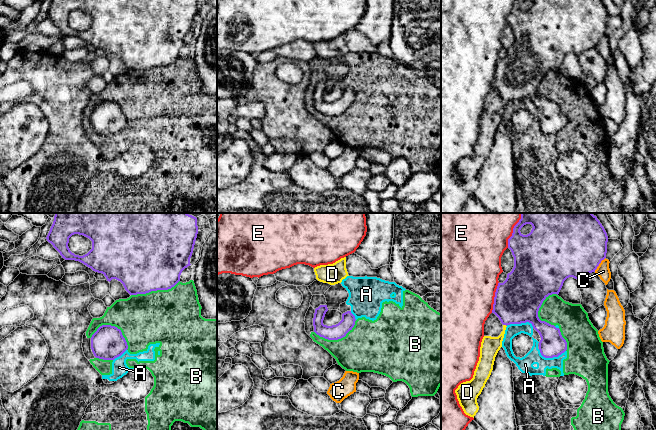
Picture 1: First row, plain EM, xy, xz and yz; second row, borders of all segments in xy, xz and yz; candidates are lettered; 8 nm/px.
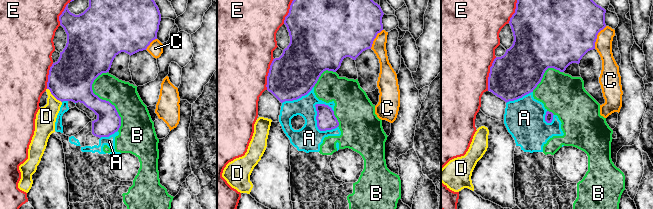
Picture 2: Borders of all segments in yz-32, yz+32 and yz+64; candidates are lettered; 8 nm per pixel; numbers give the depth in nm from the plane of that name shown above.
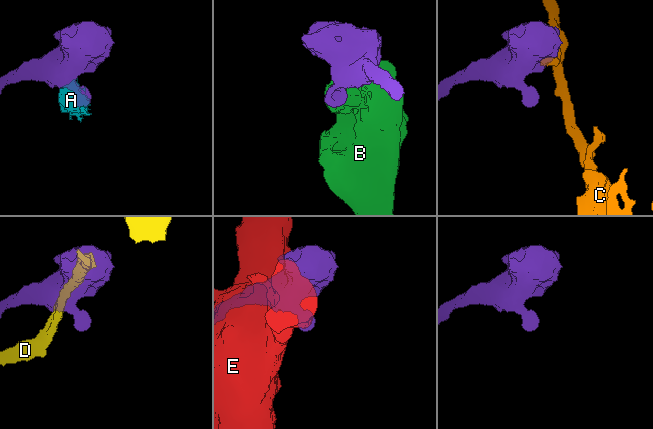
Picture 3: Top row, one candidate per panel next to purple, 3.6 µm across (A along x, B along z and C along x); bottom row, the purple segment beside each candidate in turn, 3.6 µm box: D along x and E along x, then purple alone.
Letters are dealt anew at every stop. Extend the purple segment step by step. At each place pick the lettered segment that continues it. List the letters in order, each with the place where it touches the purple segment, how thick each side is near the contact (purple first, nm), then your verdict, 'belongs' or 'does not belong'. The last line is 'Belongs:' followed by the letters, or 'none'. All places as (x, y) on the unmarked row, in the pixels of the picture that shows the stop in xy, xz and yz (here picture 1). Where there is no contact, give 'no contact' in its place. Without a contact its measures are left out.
A: yz (551, 133) | 200/130 nm | does not belong
B: xy (114, 102) | 260/420 nm | does not belong
C: yz (599, 39) | 440/110 nm | does not belong
D: yz (505, 100) | 380/150 nm | does not belong
E: yz (494, 73) | 380/500 nm | does not belong
Belongs: none

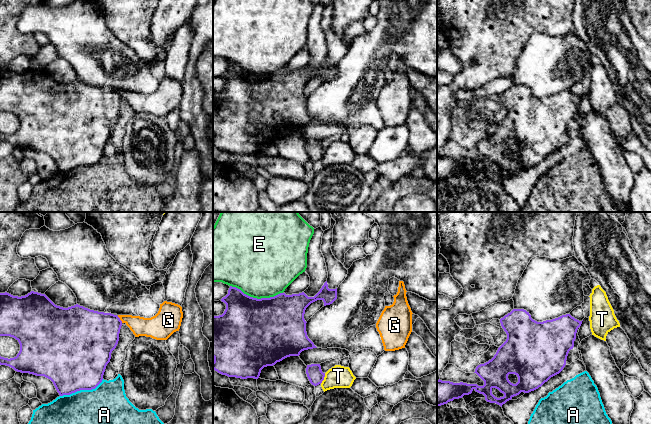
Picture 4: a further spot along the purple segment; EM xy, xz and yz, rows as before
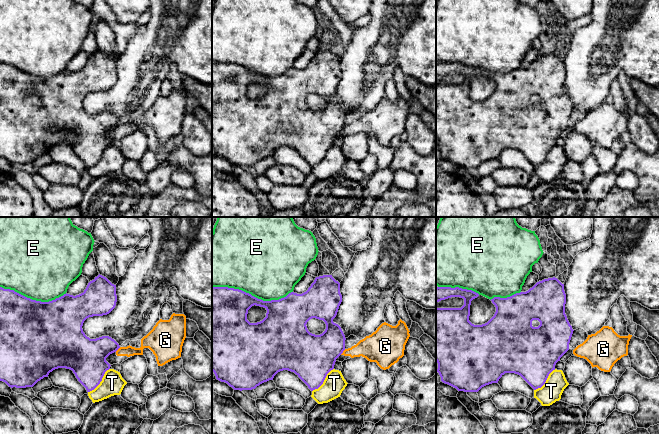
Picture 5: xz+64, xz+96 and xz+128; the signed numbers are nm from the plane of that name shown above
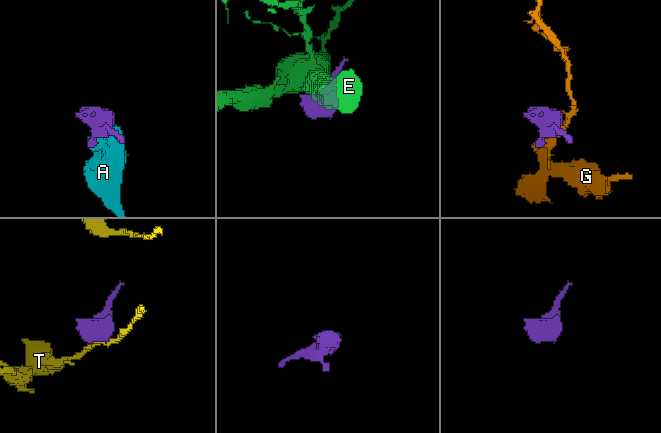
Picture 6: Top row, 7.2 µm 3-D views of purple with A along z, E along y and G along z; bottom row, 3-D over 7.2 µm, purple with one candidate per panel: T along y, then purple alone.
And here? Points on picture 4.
A: xy (81, 165) | 500/480 nm | does not belong
E: xz (256, 74) | 500/480 nm | does not belong
G: xy (119, 95) | 400/160 nm | does not belong
T: xz (323, 154) | 130/180 nm | does not belong
Belongs: none

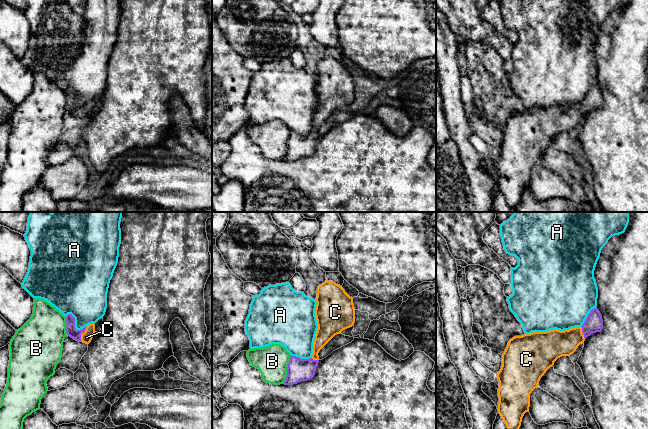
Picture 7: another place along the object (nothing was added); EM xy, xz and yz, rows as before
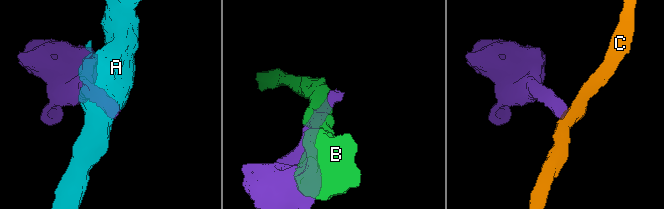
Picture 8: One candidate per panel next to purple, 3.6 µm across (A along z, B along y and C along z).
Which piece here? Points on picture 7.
A: xy (74, 100) | 90/380 nm | does not belong
B: xz (287, 145) | 180/260 nm | does not belong
C: xy (81, 109) | 90/90 nm | belongs
Belongs: C

